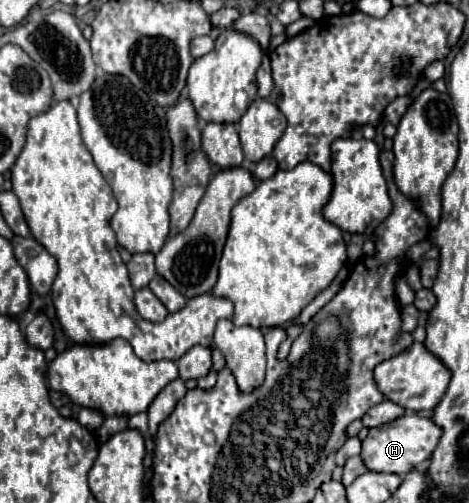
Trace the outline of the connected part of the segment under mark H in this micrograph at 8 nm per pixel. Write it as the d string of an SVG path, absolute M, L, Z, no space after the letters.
M406 412L402 418L388 422L384 426L372 428L368 436L362 440L362 460L364 466L372 472L388 472L388 474L408 474L418 466L420 462L426 462L430 454L434 452L438 440L442 436L442 430L426 416L420 416L416 412Z

